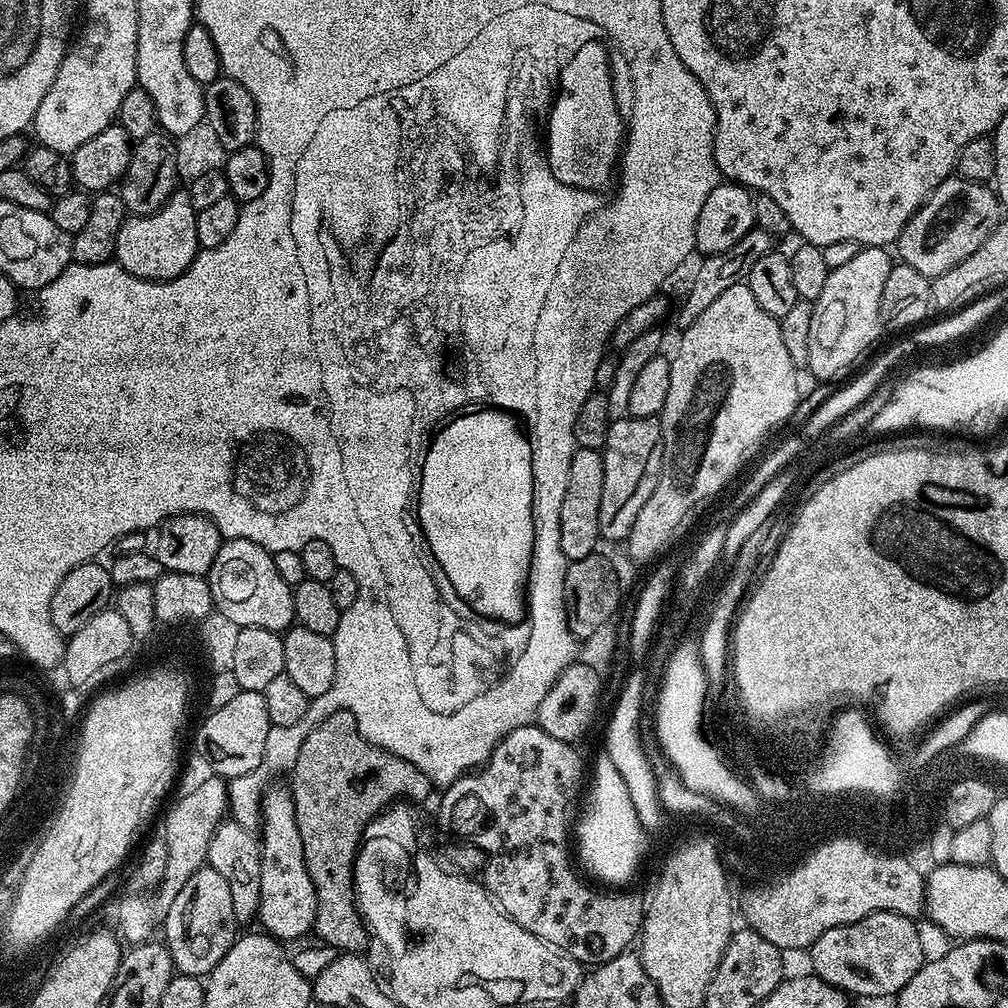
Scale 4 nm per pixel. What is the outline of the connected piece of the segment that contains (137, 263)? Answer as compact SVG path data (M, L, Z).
M177 190L156 212L148 216L129 215L122 230L118 230L115 263L122 265L130 274L143 280L172 280L178 274L187 272L190 262L195 258L200 243L196 229L196 211L190 202L187 191Z

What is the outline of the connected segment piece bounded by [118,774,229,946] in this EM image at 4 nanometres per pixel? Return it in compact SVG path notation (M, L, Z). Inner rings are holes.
M212 774L209 780L204 780L189 796L184 796L168 812L168 817L164 820L164 832L162 839L166 842L166 874L162 874L160 883L151 890L141 891L136 896L128 896L120 904L120 928L119 935L123 943L128 946L135 946L153 939L157 935L158 929L163 925L166 914L170 914L170 906L174 906L174 898L178 898L178 890L194 878L194 874L199 868L205 867L208 862L208 851L210 850L210 838L214 838L214 830L225 819L229 811L228 806L228 785L221 777Z

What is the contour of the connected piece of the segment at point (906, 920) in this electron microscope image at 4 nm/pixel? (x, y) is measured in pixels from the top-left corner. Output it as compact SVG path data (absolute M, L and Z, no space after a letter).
M875 912L858 922L826 930L826 934L815 940L810 949L811 971L821 980L853 997L895 997L902 986L906 986L906 982L910 982L910 978L914 978L914 974L918 974L918 970L926 963L924 944L920 941L916 923L910 916Z

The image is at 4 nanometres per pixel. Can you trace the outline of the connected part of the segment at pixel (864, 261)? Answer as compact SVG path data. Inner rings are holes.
M861 247L850 262L842 262L842 266L831 269L826 278L826 286L822 286L822 294L812 306L810 318L810 358L807 371L813 372L820 380L832 380L840 376L882 333L880 323L880 303L882 302L882 286L886 286L886 278L890 275L894 260L888 257L889 249Z

